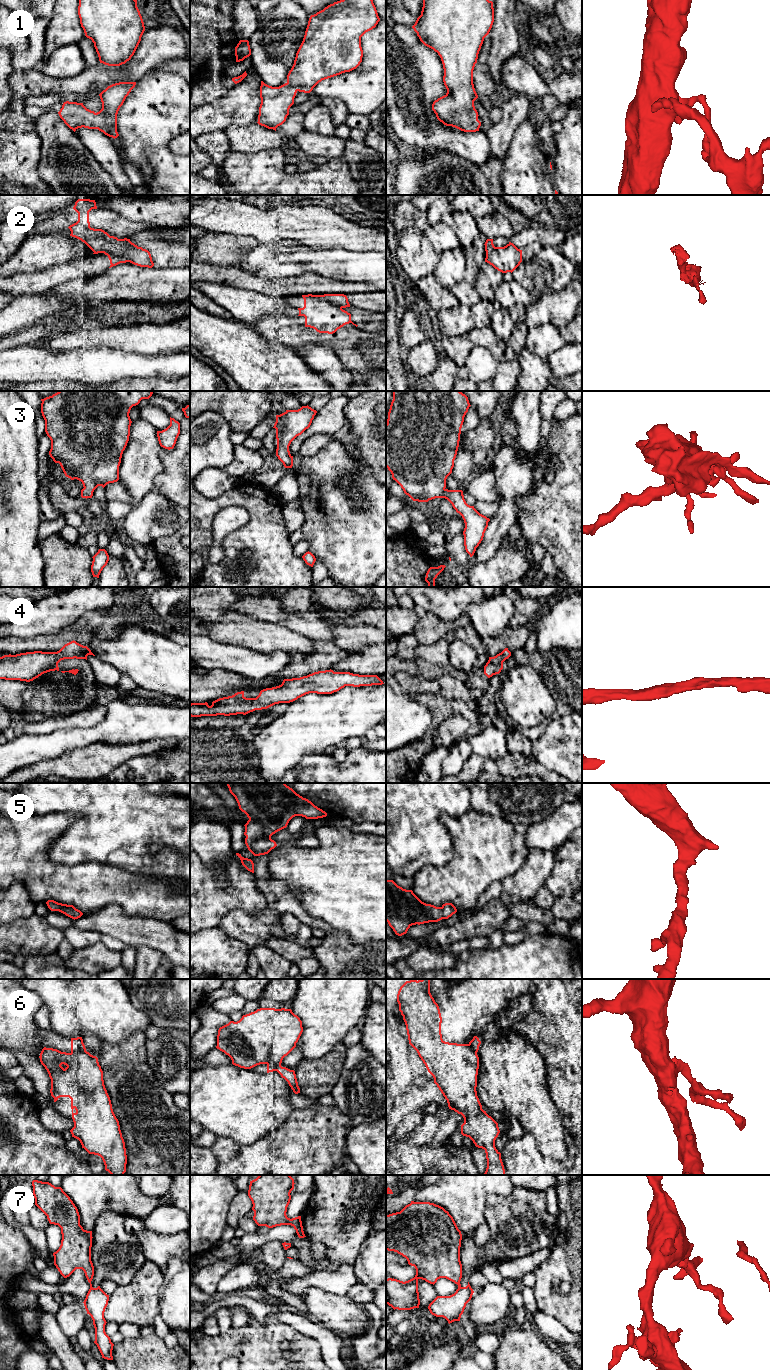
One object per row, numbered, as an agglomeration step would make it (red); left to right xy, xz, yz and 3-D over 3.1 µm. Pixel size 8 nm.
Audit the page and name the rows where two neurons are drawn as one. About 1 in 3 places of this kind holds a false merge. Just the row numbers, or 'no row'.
2, 6, 7

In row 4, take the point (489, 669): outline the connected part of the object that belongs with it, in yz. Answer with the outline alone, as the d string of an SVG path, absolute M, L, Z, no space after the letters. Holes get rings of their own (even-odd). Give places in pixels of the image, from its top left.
M505 648L501 653L494 657L489 657L488 662L484 666L484 674L490 678L493 675L499 674L503 669L503 662L511 656L508 648Z

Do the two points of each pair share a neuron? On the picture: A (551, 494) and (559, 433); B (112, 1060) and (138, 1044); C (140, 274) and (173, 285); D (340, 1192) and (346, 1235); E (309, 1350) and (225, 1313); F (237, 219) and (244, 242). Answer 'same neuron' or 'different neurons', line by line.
A: same neuron
B: same neuron
C: same neuron
D: same neuron
E: different neurons
F: different neurons

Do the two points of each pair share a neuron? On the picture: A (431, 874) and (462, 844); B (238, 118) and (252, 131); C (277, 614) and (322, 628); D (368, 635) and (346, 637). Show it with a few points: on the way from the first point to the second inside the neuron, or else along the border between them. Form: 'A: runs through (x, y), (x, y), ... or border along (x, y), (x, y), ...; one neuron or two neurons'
A: runs through (442, 874), (462, 855); one neuron
B: border along (254, 121), (243, 125), (230, 125), (224, 130); two neurons
C: runs through (288, 620), (311, 625); one neuron
D: runs through (363, 635), (351, 637); one neuron

